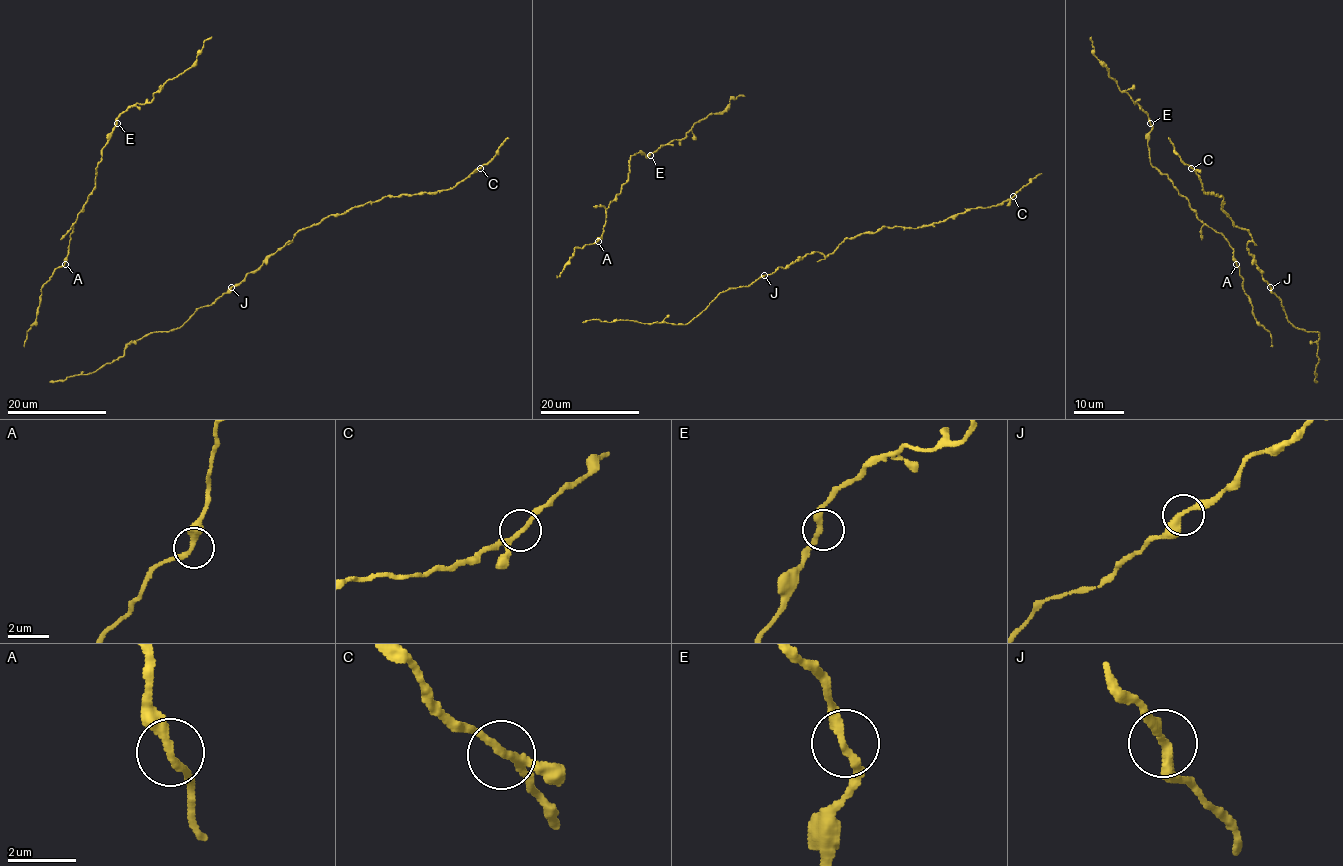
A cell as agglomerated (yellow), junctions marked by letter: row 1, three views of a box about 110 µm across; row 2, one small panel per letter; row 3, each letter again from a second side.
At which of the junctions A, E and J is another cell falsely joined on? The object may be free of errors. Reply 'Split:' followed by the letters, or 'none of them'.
Split: none of them

